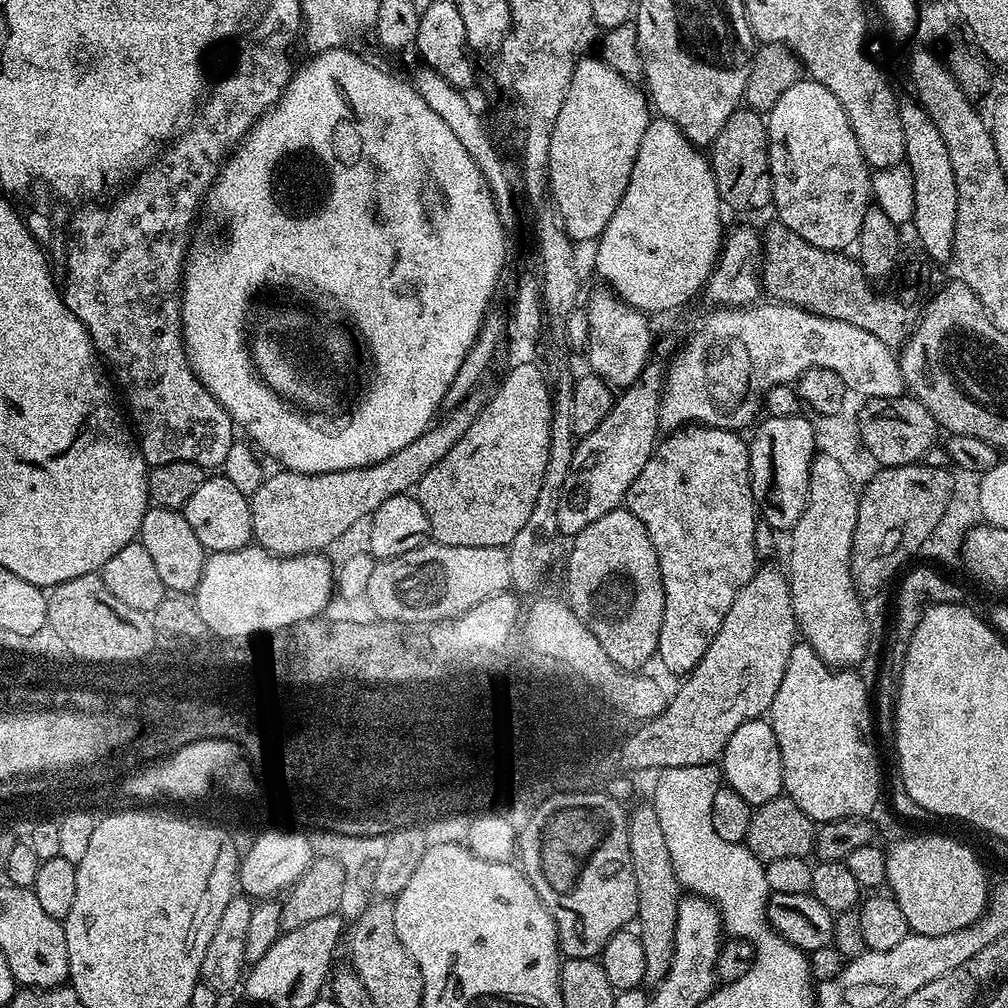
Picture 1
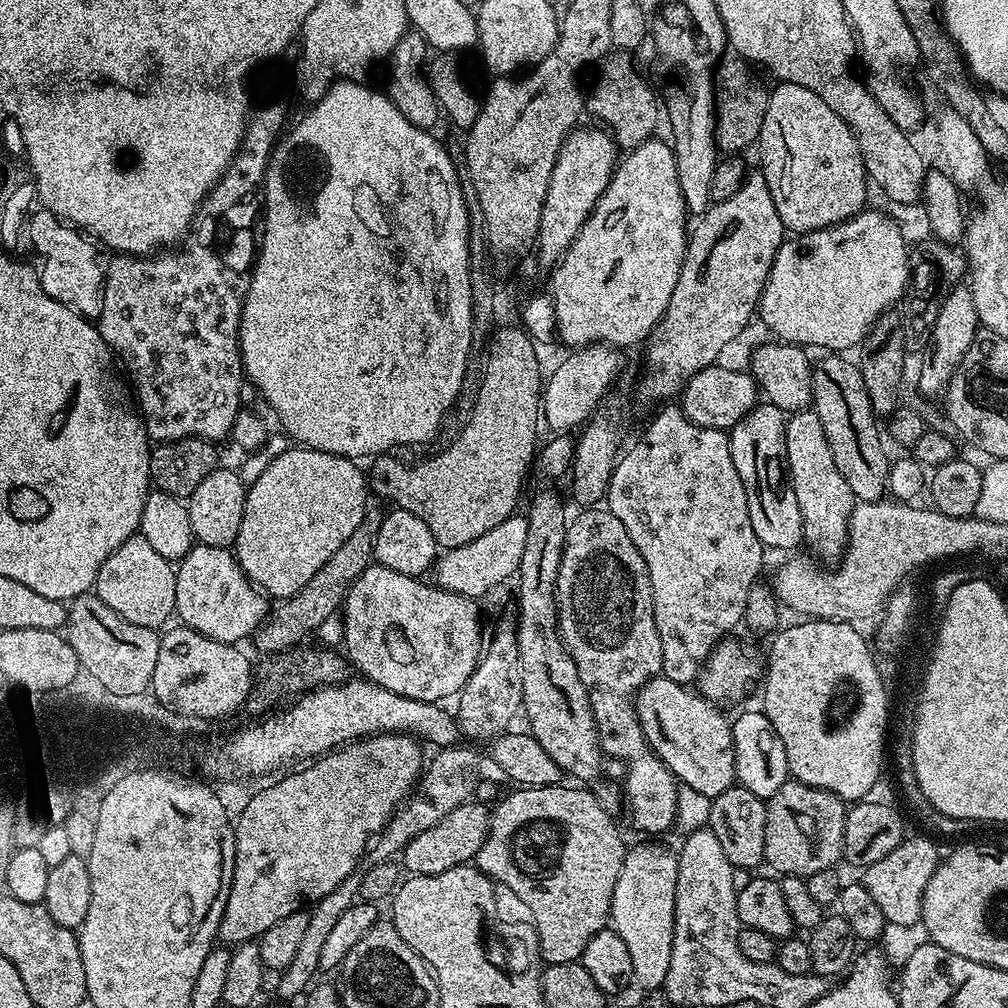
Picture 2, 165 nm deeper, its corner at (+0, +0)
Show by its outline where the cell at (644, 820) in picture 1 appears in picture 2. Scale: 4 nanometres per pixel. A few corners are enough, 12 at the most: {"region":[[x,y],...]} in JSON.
{"region":[[526,510],[516,588],[523,713],[532,736],[610,814],[621,785],[559,629],[568,517]]}

